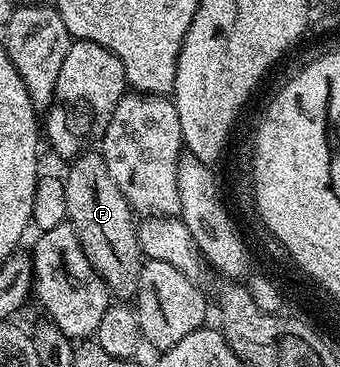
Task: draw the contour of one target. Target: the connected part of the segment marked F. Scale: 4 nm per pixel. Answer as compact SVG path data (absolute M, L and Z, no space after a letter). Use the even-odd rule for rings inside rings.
M87 150L69 161L70 169L64 172L64 202L66 203L66 219L76 230L76 238L88 258L88 262L96 270L96 274L118 298L134 298L138 294L138 279L144 263L144 257L138 241L136 212L124 198L120 186L112 182L112 174L108 174L108 166L104 162L101 151Z

